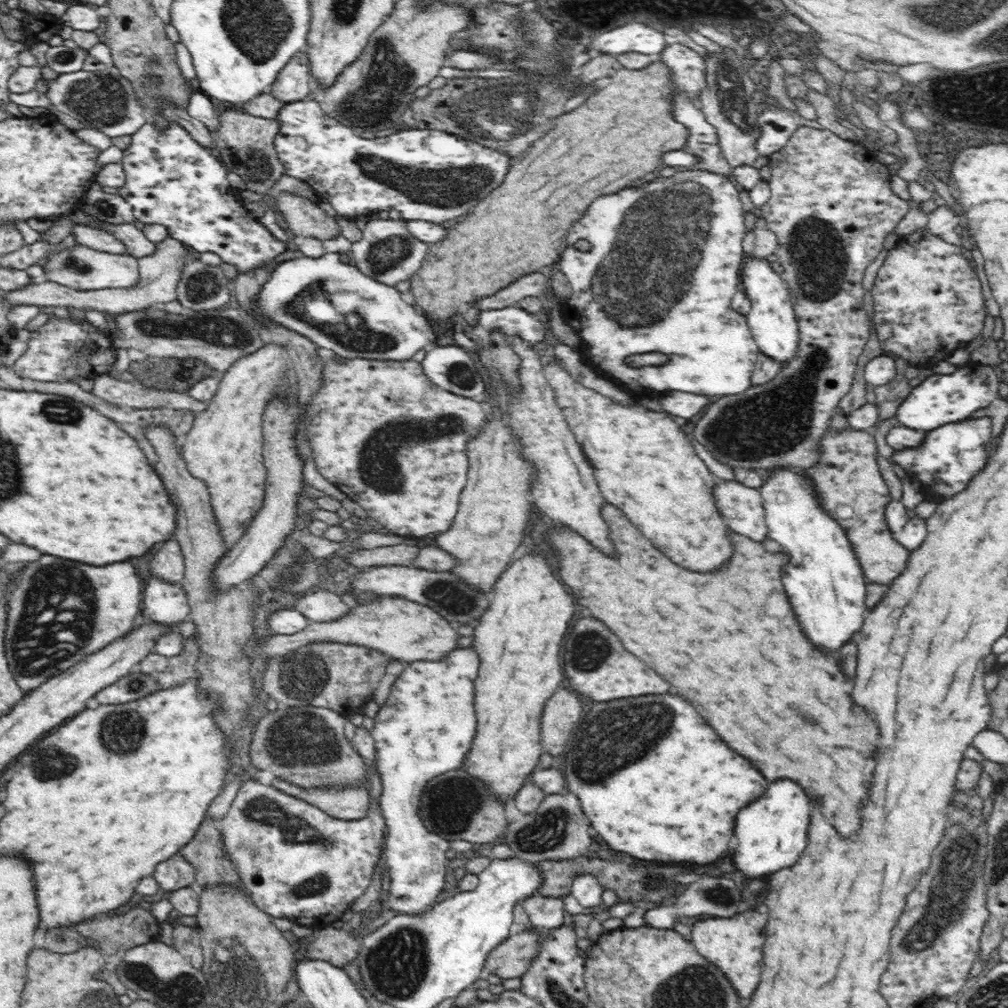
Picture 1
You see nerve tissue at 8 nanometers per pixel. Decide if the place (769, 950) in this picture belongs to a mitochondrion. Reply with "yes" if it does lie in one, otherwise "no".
no

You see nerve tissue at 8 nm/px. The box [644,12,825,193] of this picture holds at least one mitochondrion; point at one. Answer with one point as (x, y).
(729, 87)

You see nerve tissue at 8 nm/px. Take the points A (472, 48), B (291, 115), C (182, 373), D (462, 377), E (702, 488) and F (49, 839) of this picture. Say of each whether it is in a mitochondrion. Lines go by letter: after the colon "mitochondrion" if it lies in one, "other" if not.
A: other
B: other
C: other
D: mitochondrion
E: other
F: other

